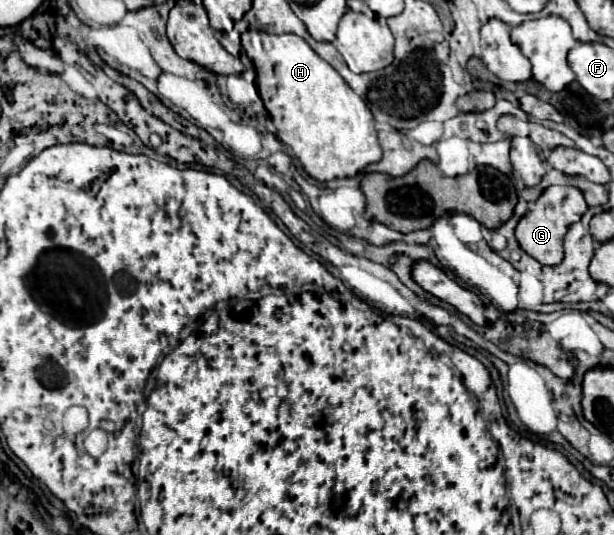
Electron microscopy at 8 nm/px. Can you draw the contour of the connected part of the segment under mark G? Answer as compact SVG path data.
M547 187L541 197L535 201L533 211L527 211L517 227L515 237L521 245L521 249L537 259L543 265L559 265L563 261L563 237L571 223L579 221L581 215L587 211L587 203L583 199L583 193L577 187Z

